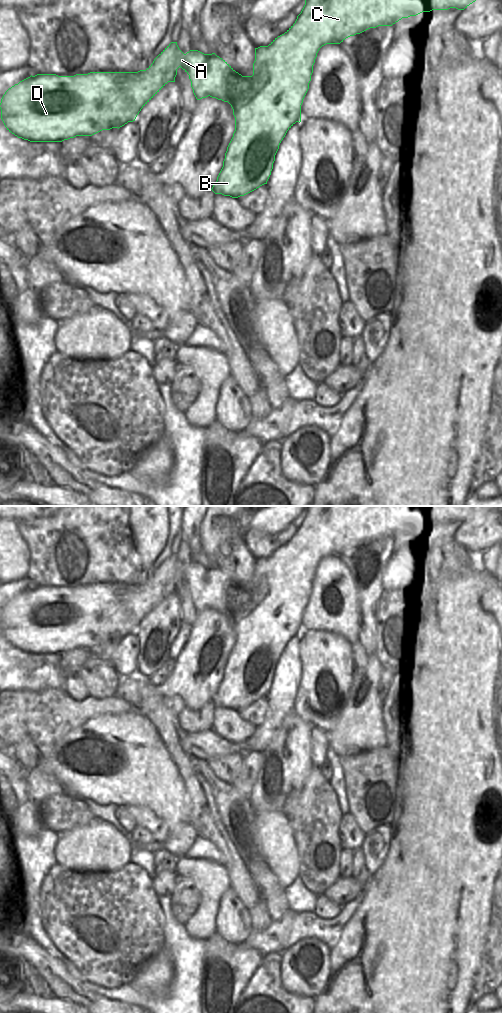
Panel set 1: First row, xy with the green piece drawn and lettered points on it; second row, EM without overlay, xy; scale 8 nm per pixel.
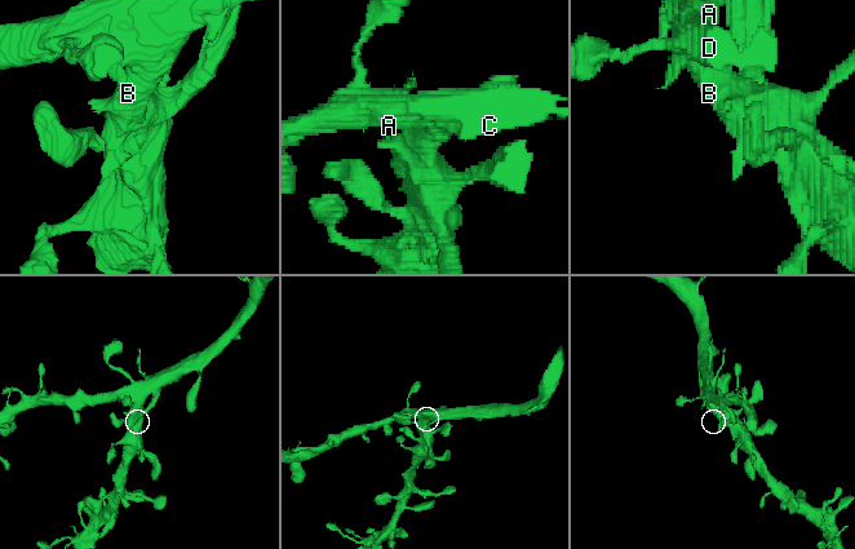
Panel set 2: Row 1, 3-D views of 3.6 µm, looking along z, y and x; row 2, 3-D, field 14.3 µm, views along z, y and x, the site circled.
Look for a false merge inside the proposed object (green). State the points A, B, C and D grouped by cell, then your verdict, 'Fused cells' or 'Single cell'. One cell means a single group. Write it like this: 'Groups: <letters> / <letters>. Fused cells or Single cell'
Groups: A B C D. Single cell

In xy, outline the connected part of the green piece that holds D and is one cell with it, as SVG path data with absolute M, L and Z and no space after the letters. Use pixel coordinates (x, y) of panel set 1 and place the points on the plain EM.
M309 506L305 511L305 517L301 525L297 528L295 535L282 547L275 550L268 558L260 558L255 560L255 573L253 575L253 587L242 588L236 584L225 572L217 568L215 565L204 566L198 562L190 562L184 566L178 559L177 554L171 554L153 573L153 575L146 581L138 584L90 584L88 586L76 586L74 588L58 588L56 586L37 586L30 588L18 596L15 596L9 600L3 607L0 615L1 631L9 644L30 654L62 654L76 648L92 648L102 642L110 642L112 640L120 640L128 634L135 633L137 627L141 621L168 595L175 594L177 587L177 581L181 579L188 587L191 593L191 599L197 612L206 610L208 608L228 614L232 621L235 629L235 643L233 649L227 659L225 665L225 671L223 673L223 679L217 689L217 693L212 699L212 703L215 706L222 706L224 708L230 708L232 710L238 710L244 708L260 698L267 696L267 693L271 687L273 681L273 675L275 673L275 667L279 661L279 657L285 649L287 643L296 635L301 634L301 617L303 611L309 601L309 595L311 593L311 587L313 585L313 577L317 569L319 561L326 556L340 556L346 550L360 546L370 540L376 540L378 538L392 538L402 530L408 530L410 528L416 528L422 524L430 524L432 522L448 522L450 520L456 520L458 522L464 522L470 516L476 512L486 512L494 508L501 506Z

